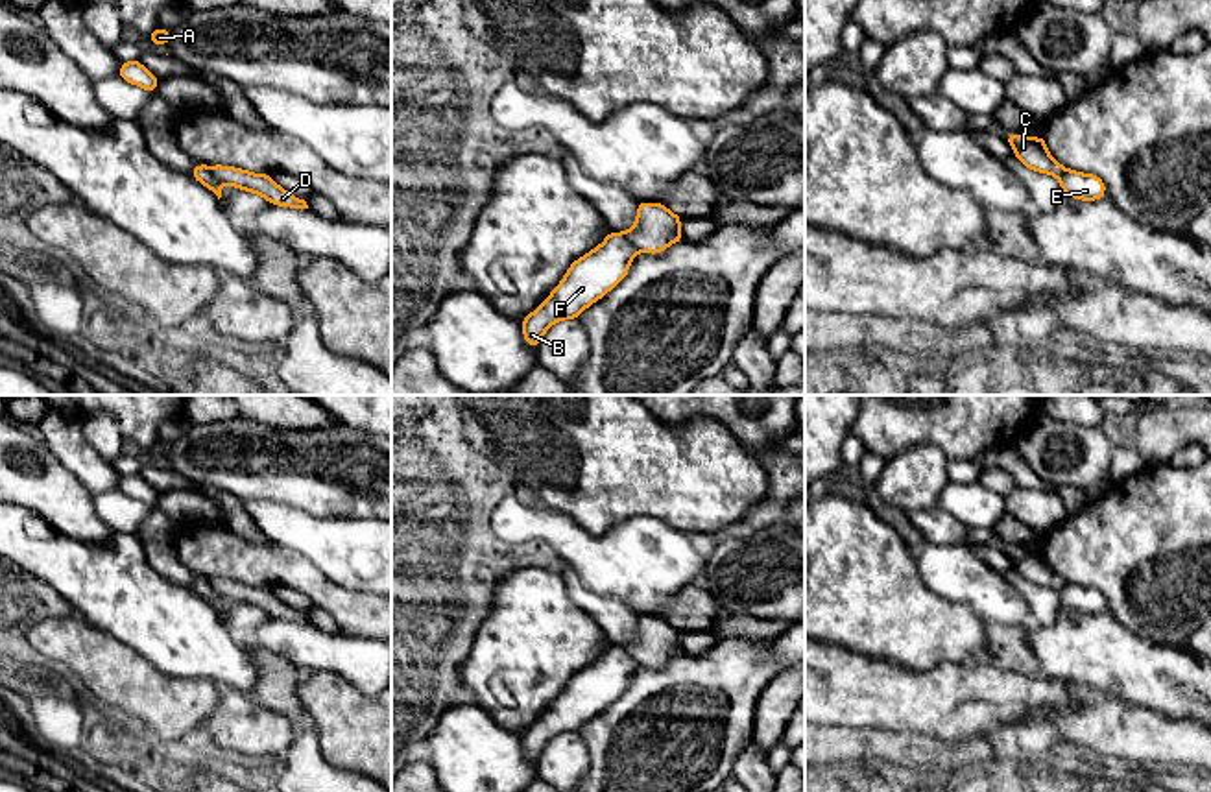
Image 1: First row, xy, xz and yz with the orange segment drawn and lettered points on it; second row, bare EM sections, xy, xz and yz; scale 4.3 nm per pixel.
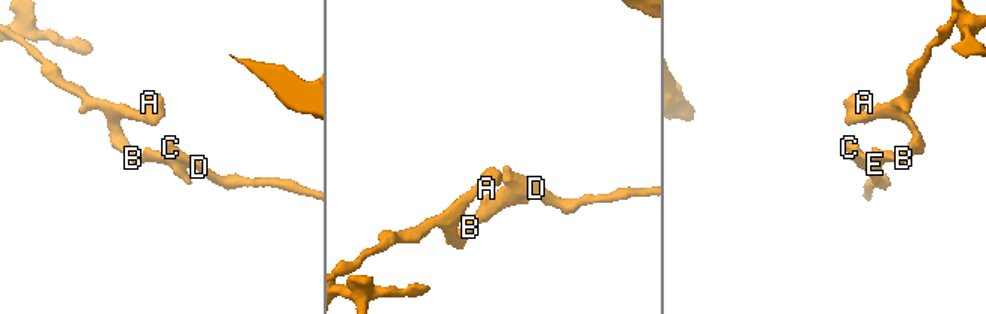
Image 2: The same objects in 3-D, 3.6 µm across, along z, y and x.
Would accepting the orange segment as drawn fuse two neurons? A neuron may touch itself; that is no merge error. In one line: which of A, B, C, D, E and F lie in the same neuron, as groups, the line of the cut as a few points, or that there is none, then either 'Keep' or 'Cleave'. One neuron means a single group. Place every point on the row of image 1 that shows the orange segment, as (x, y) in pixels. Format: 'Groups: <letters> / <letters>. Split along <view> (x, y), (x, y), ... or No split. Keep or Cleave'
Groups: A B E F / C D. Split along xy (207, 167), (222, 181). Cleave

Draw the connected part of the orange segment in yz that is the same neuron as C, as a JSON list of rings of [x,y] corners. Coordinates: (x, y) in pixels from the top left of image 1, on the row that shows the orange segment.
[[[1006,133],[1013,155],[1030,170],[1061,177],[1065,168],[1047,151],[1045,137],[1028,138],[1017,133]]]

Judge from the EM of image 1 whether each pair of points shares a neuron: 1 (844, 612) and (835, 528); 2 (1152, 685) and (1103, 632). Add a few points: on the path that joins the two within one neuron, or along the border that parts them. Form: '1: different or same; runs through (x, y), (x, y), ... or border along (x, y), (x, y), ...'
1: same; runs through (844, 591), (844, 580), (835, 571), (835, 549)
2: same; runs through (1139, 672), (1112, 645)

